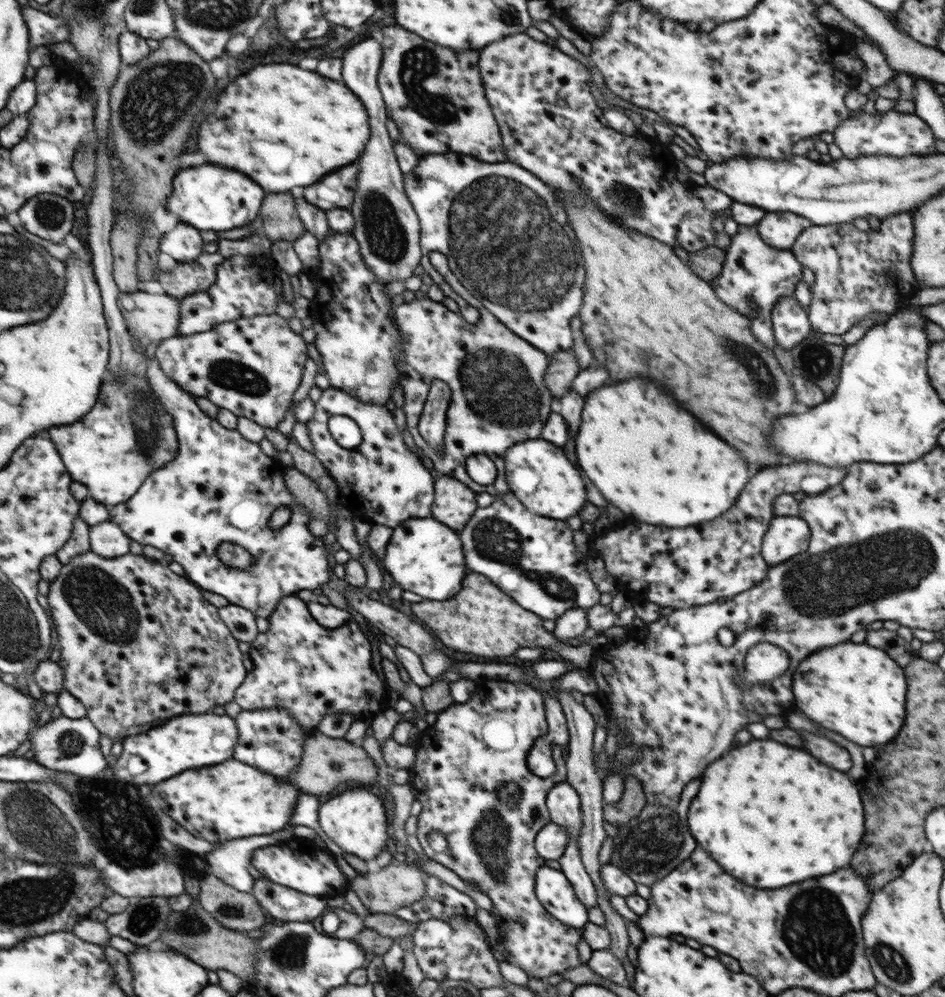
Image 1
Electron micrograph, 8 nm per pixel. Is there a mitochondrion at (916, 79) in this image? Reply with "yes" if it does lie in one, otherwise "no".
no

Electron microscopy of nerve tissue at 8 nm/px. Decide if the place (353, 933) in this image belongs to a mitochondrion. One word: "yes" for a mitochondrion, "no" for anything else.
no

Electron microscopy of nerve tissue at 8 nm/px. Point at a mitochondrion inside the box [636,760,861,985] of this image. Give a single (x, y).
(814, 927)

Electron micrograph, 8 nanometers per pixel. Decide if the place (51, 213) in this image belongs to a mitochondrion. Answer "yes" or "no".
yes

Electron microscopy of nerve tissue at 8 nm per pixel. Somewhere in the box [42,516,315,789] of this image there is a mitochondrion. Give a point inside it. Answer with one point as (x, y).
(84, 585)

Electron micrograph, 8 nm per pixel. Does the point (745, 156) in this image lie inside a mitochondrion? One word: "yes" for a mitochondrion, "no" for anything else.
no

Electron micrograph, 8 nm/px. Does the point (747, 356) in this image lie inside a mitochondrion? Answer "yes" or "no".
yes

